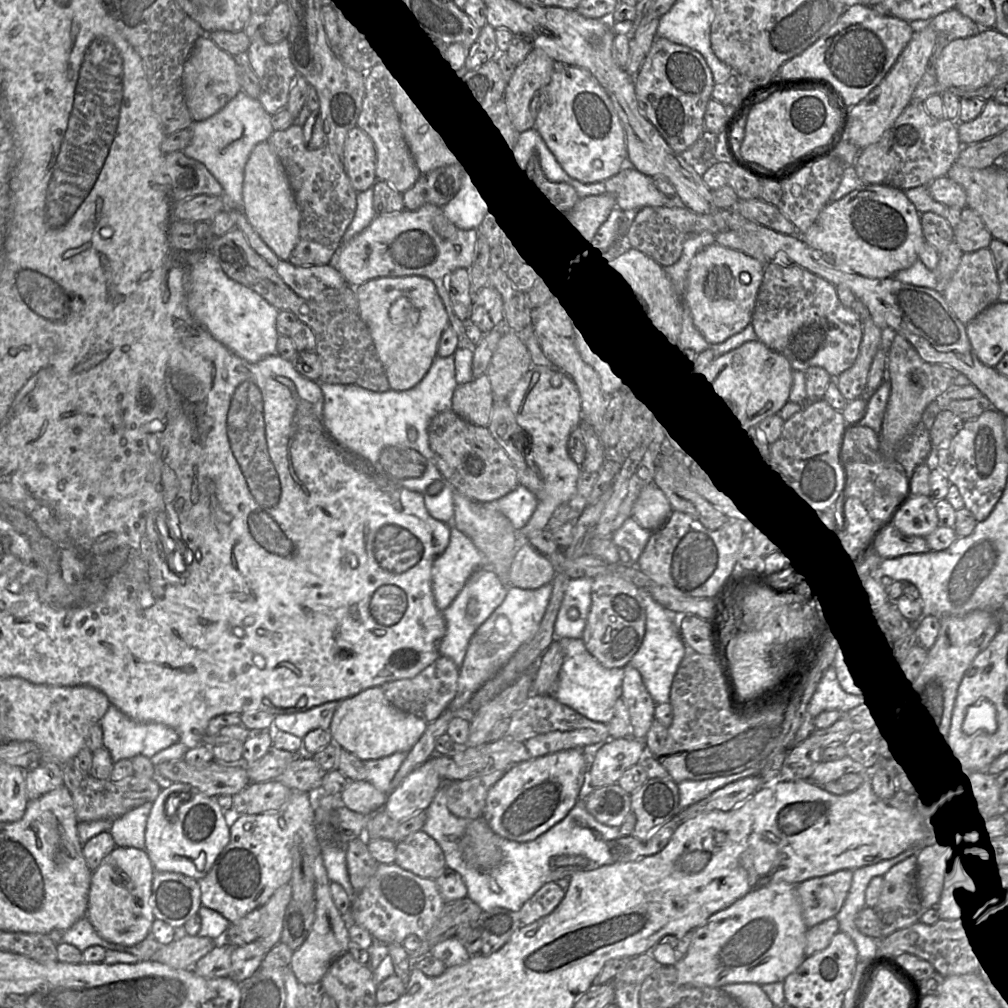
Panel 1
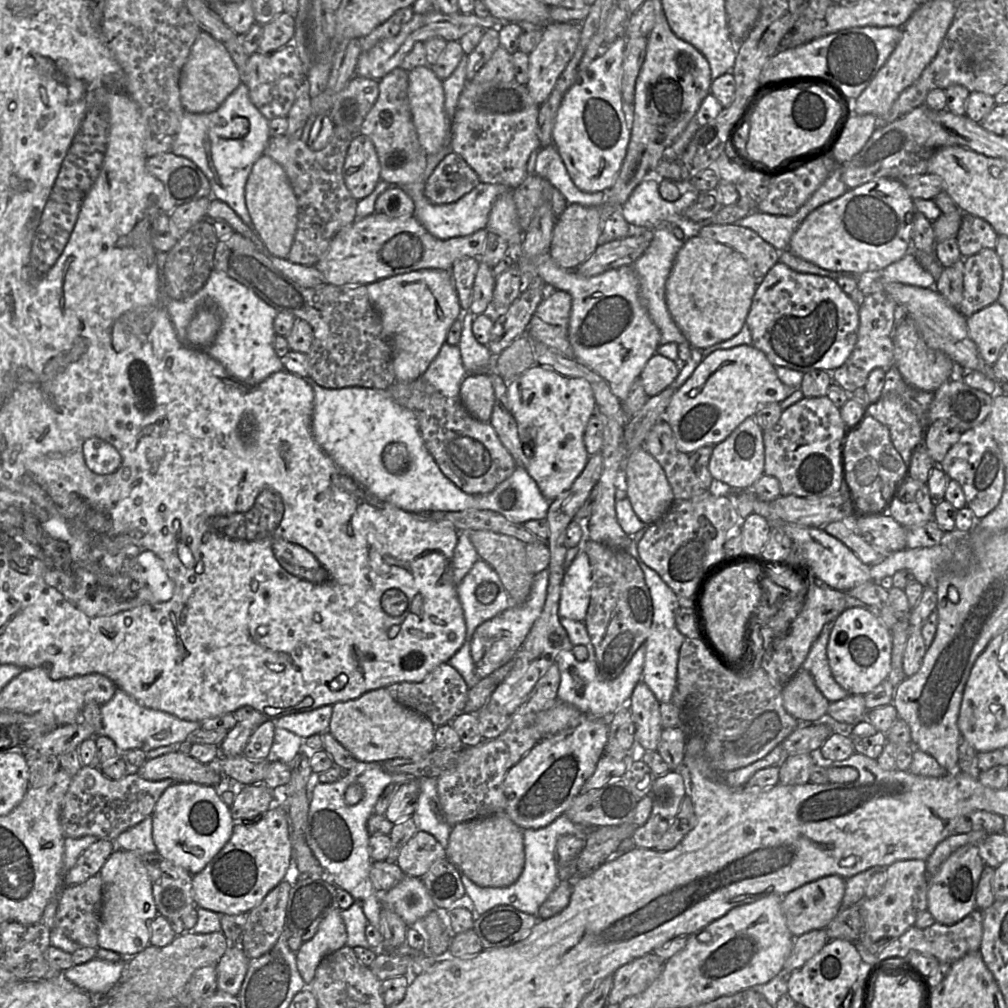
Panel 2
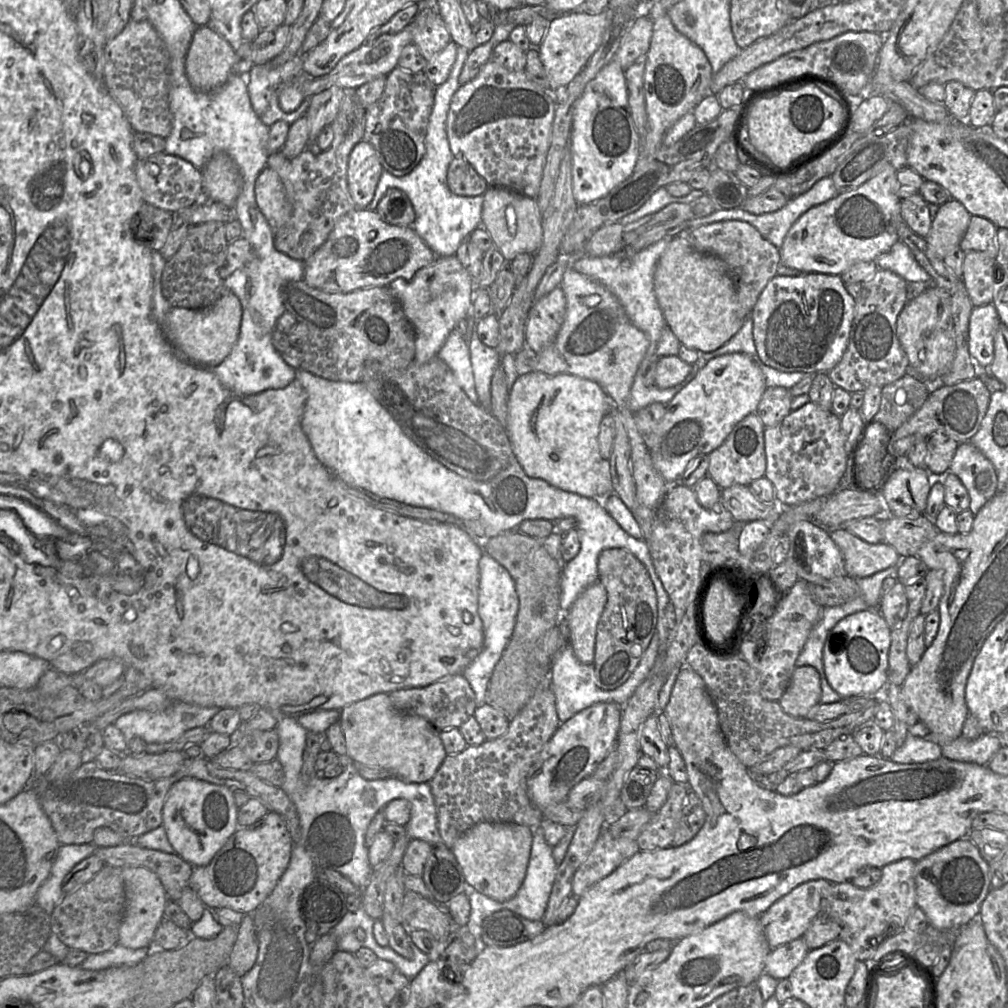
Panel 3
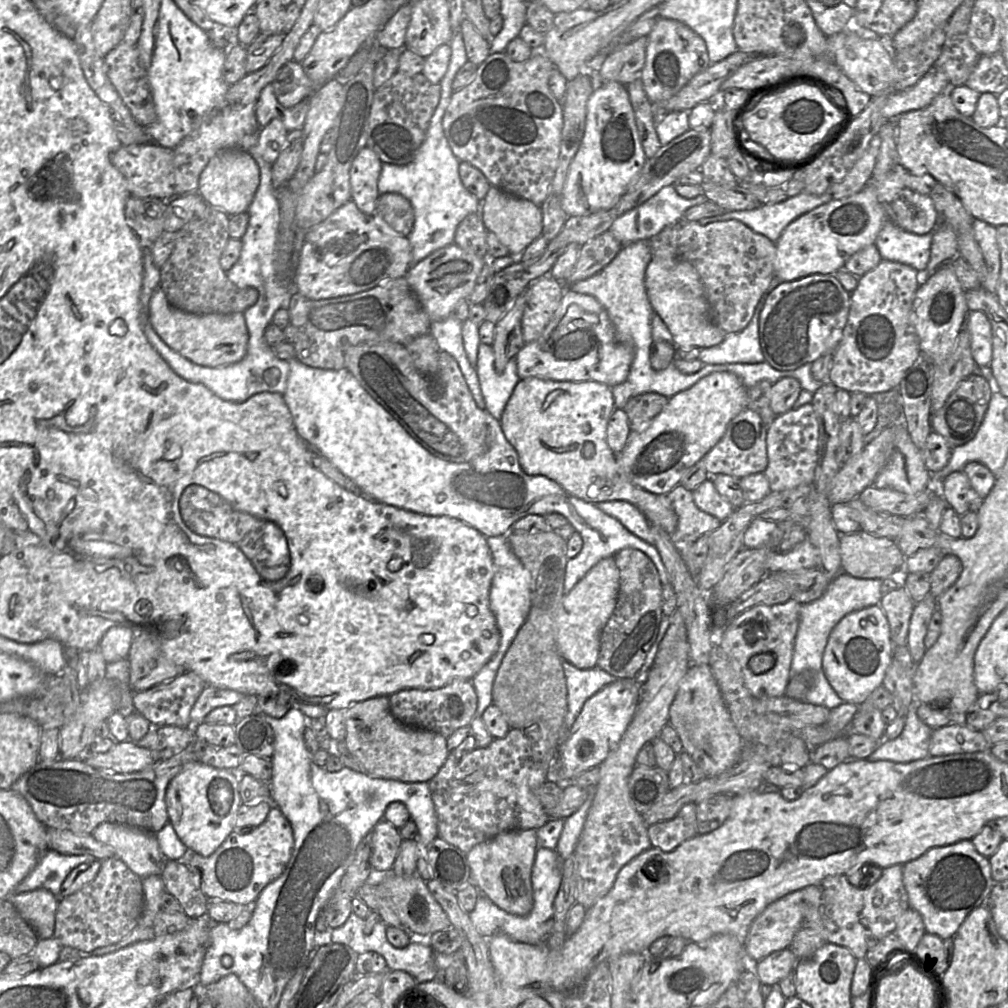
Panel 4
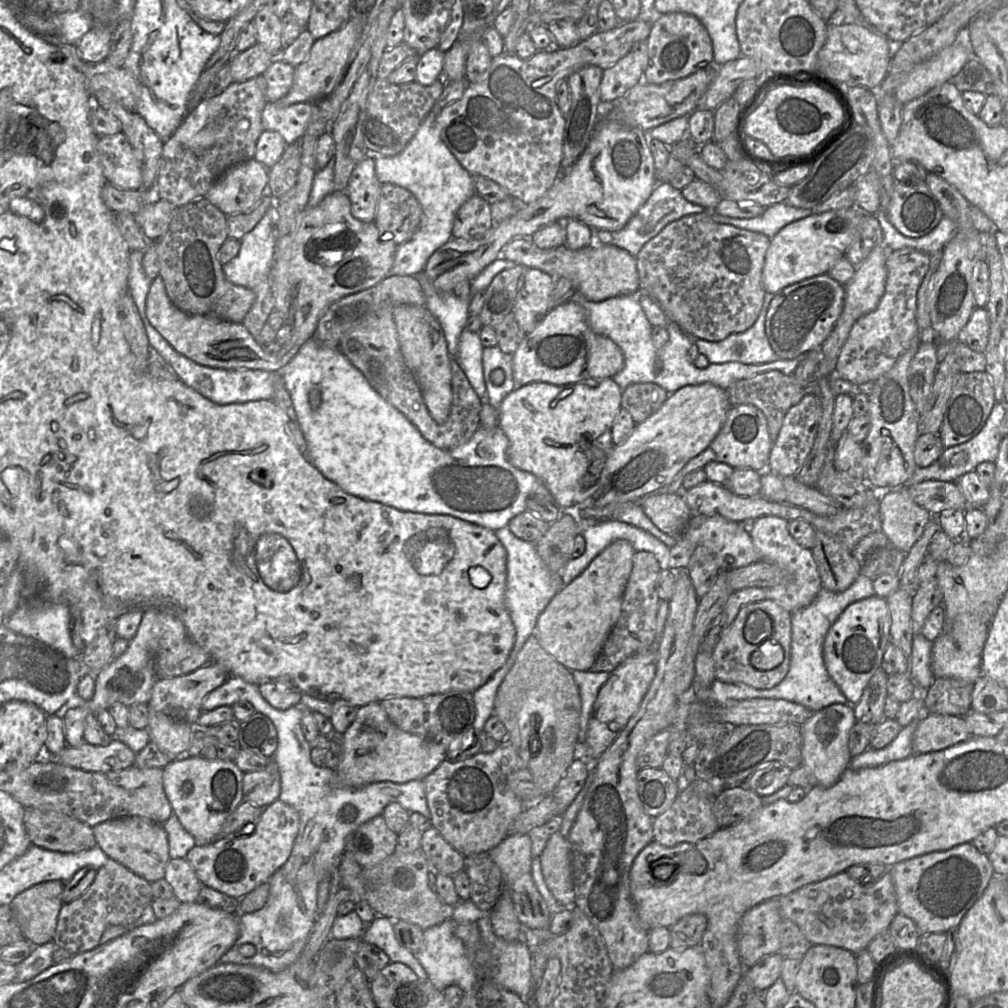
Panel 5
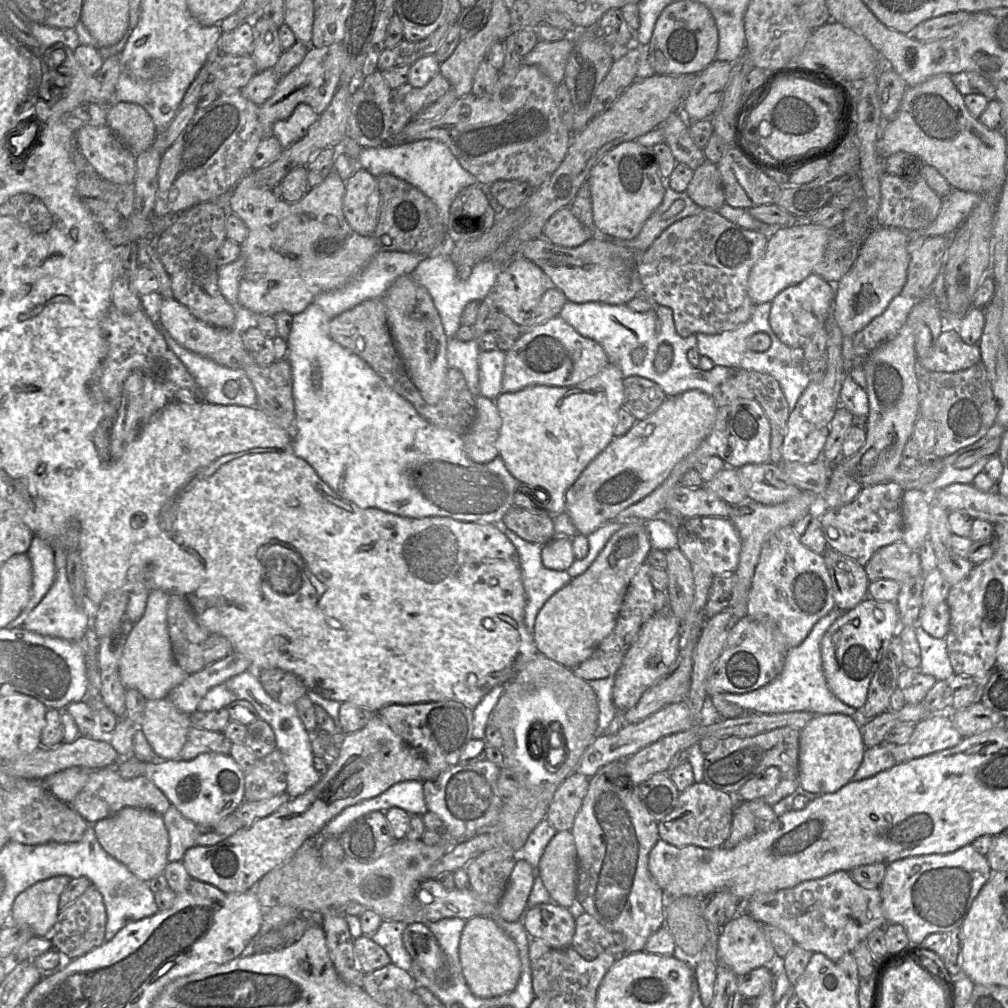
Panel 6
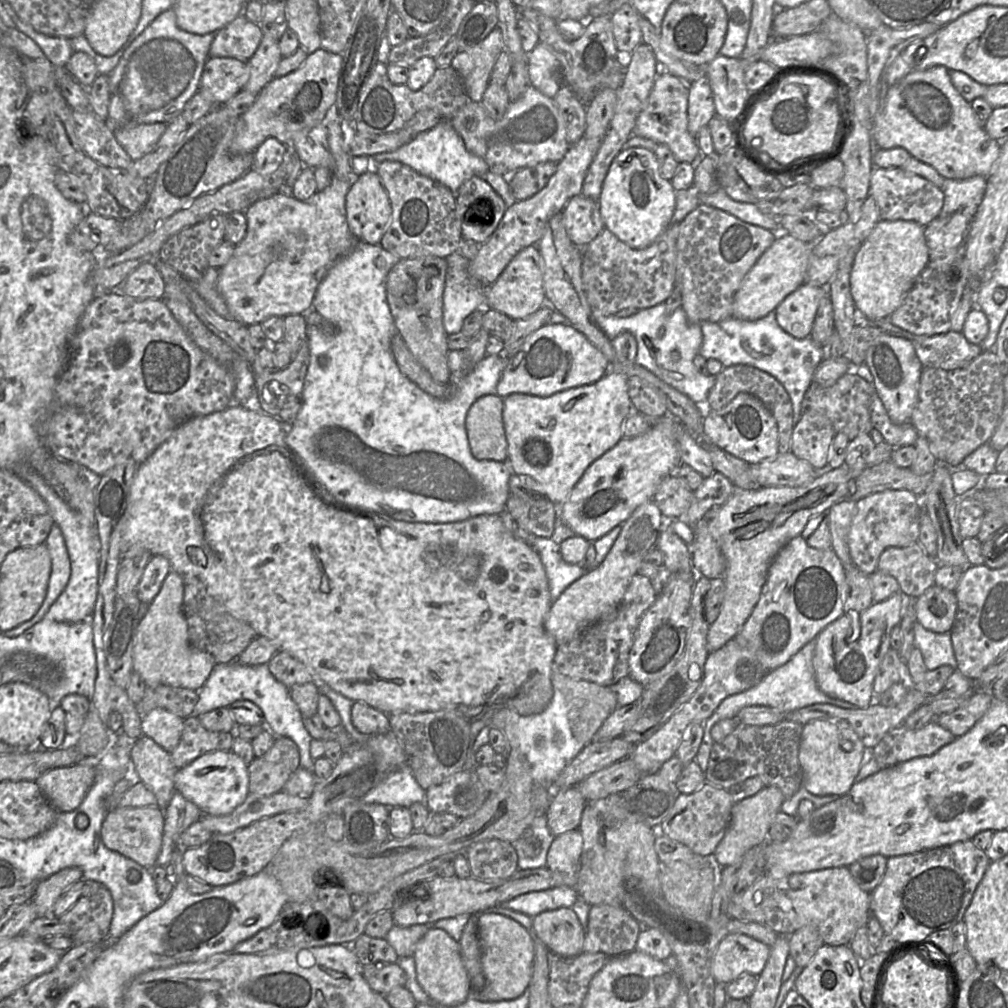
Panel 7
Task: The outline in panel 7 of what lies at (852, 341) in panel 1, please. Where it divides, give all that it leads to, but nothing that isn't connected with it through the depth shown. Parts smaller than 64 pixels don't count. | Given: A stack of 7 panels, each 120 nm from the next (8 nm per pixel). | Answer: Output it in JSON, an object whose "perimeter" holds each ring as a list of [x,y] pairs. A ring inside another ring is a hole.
{"perimeter":[[[803,284],[776,308],[778,325],[794,338],[809,337],[820,302],[827,295],[827,287]]]}

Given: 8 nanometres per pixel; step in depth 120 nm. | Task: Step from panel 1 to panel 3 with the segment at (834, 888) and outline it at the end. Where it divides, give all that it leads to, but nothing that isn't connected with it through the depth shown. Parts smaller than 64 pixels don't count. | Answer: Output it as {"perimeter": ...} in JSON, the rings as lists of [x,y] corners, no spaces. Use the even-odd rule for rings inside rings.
{"perimeter":[[[823,879],[803,883],[775,902],[760,916],[762,930],[771,949],[801,938],[804,935],[812,921],[821,913],[822,897],[830,884],[835,883],[829,883]]]}

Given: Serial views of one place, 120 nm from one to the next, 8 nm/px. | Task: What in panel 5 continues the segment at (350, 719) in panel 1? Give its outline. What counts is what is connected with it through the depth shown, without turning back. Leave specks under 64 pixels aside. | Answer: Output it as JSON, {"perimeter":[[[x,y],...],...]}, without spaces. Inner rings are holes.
{"perimeter":[[[373,702],[358,708],[355,720],[343,734],[343,753],[339,757],[336,783],[359,788],[376,782],[424,780],[447,758],[447,748],[400,729],[390,720],[381,703]]]}

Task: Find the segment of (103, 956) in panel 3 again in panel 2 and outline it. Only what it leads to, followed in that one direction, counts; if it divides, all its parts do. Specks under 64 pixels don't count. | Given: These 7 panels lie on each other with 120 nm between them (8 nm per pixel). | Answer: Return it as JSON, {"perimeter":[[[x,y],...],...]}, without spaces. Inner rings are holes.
{"perimeter":[[[100,958],[79,965],[73,965],[63,972],[65,978],[93,997],[110,993],[118,984],[125,961],[107,961]]]}

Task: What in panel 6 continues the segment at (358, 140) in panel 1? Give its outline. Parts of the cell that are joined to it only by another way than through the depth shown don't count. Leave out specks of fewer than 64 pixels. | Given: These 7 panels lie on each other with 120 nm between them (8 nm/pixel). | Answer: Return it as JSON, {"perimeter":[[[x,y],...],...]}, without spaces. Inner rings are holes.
{"perimeter":[[[359,168],[347,181],[343,211],[350,227],[362,236],[373,236],[381,206],[378,181],[369,171]]]}

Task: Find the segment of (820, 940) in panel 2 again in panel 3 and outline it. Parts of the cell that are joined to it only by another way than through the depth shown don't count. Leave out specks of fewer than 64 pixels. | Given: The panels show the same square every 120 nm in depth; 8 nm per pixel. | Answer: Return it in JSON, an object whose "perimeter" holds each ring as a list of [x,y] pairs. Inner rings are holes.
{"perimeter":[[[803,938],[772,949],[765,961],[764,973],[778,981],[788,980],[809,951]]]}

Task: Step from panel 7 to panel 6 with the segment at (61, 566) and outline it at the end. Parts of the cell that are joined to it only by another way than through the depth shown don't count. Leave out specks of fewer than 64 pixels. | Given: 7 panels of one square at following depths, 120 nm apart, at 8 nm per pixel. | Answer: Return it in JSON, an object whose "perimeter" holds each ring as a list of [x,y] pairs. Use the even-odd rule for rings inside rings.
{"perimeter":[[[34,537],[27,554],[31,560],[33,572],[31,596],[21,614],[7,626],[9,628],[22,628],[29,613],[50,590],[56,576],[55,550],[48,540]]]}

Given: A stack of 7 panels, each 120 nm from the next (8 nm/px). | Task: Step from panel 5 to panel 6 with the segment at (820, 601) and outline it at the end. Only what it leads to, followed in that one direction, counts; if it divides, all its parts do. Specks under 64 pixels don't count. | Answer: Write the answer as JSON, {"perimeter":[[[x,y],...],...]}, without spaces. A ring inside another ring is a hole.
{"perimeter":[[[834,608],[814,624],[801,644],[788,649],[784,657],[782,671],[773,681],[748,693],[723,693],[723,698],[727,702],[742,707],[746,712],[764,714],[810,712],[814,715],[834,713],[853,717],[857,710],[842,702],[829,689],[821,659],[821,640],[828,628],[842,613],[843,611]]]}

